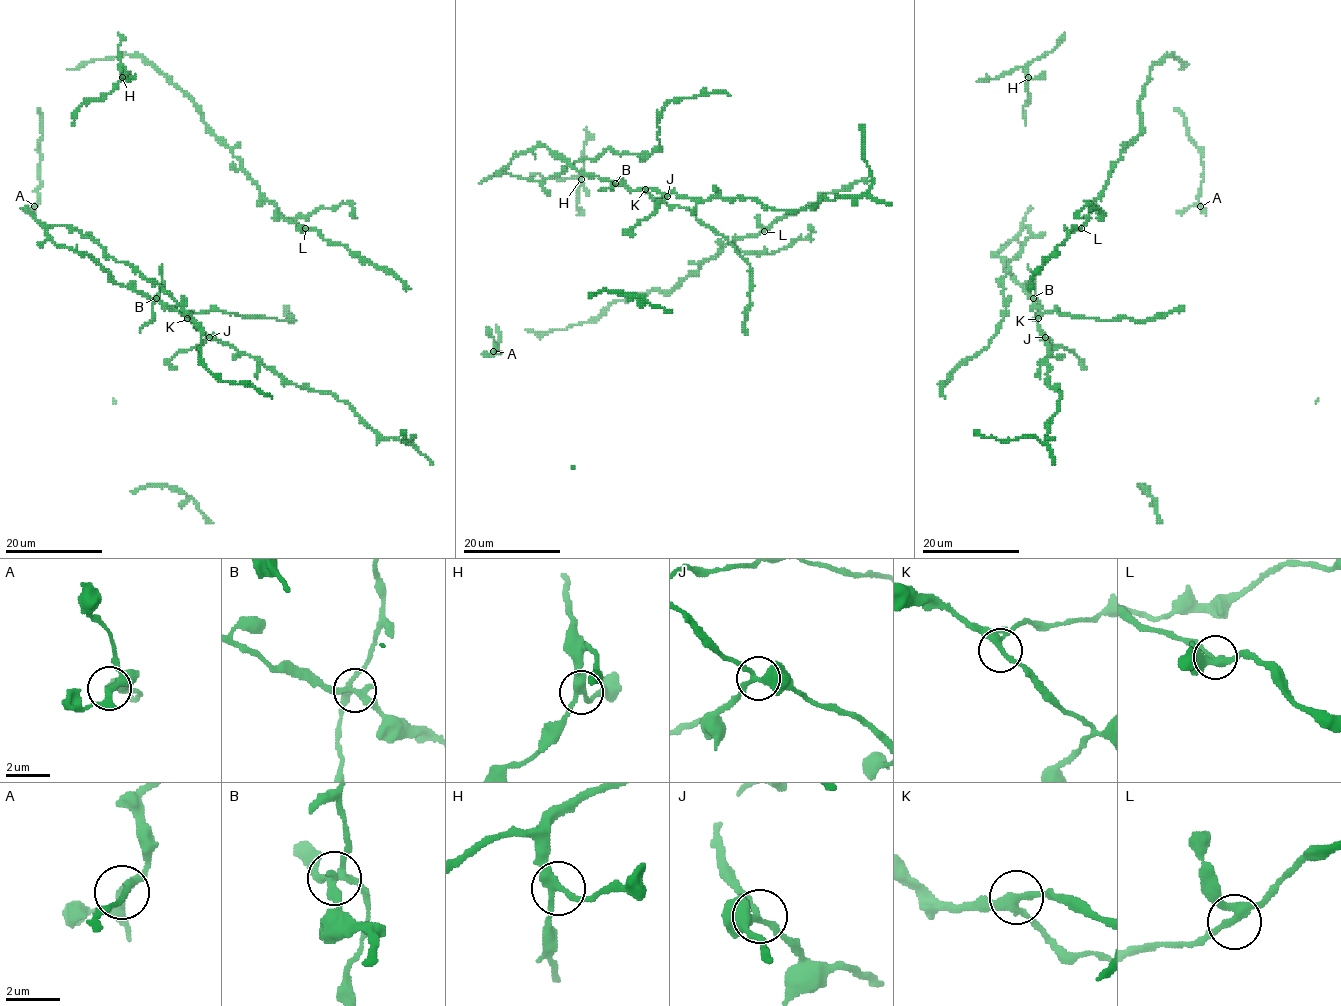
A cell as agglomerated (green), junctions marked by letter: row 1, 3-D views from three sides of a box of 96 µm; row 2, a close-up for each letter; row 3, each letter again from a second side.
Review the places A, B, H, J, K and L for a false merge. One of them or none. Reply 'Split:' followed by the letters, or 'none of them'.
Split: B

